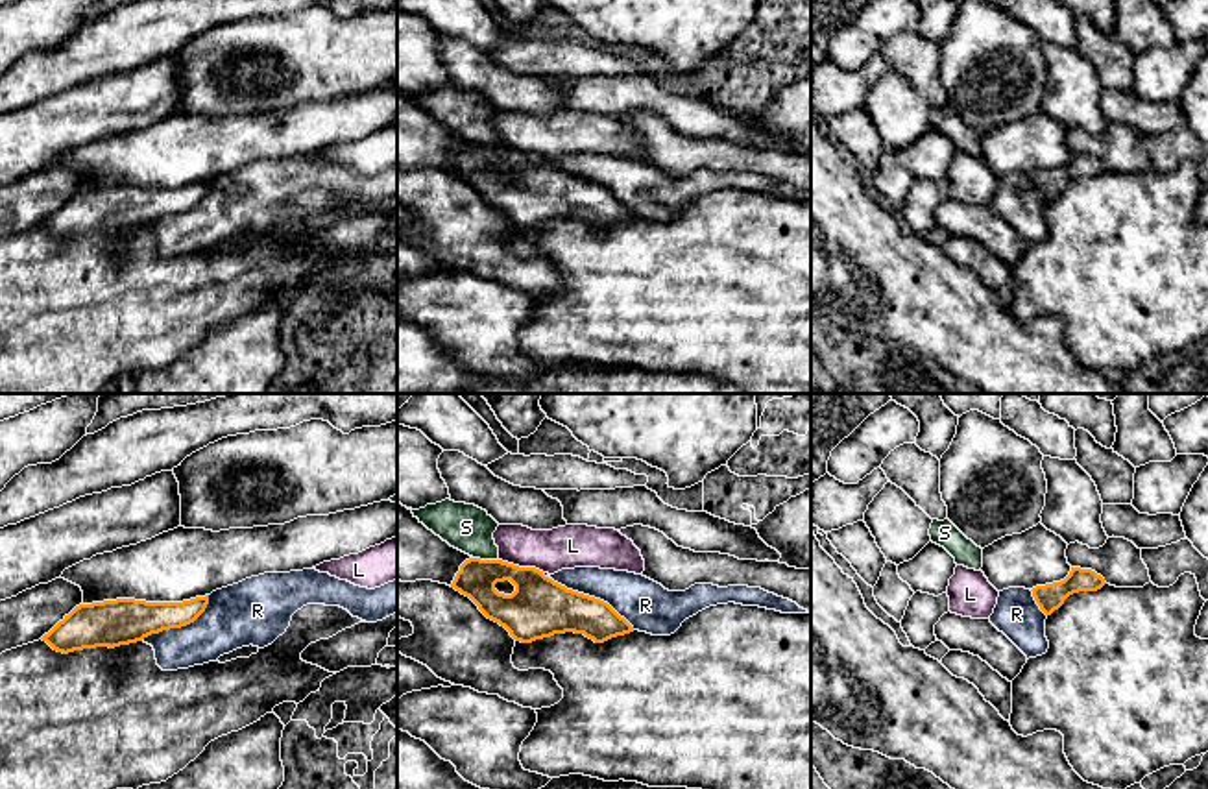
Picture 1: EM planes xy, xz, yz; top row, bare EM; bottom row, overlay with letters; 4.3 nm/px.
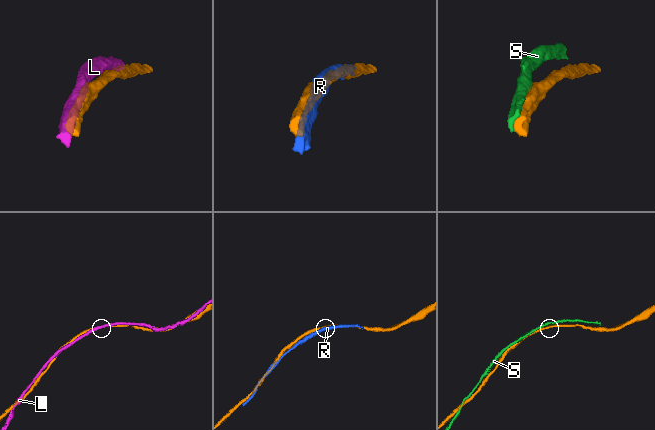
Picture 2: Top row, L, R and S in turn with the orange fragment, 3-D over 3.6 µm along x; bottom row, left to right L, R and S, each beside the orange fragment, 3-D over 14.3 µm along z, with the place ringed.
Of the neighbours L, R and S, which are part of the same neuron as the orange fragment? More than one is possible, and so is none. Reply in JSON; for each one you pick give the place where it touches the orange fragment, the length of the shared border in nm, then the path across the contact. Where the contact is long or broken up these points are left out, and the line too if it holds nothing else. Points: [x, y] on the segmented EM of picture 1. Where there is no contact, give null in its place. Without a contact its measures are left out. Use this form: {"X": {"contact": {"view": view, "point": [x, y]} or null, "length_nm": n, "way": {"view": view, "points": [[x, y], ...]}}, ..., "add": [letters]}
{"add": []}

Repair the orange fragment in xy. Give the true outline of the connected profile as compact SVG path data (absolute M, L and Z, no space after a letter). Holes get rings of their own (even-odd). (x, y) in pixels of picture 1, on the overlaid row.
M209 595L183 602L116 599L79 604L41 639L68 654L96 647L120 647L151 634L194 623L207 608Z

